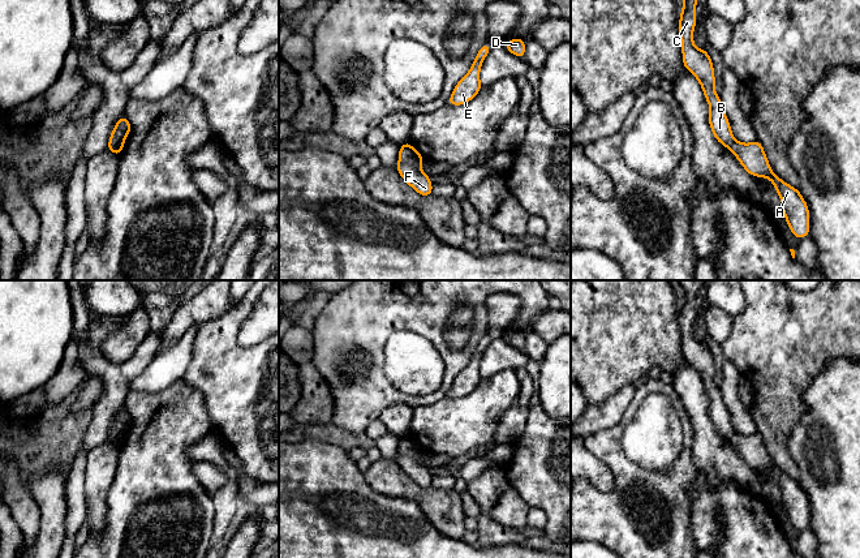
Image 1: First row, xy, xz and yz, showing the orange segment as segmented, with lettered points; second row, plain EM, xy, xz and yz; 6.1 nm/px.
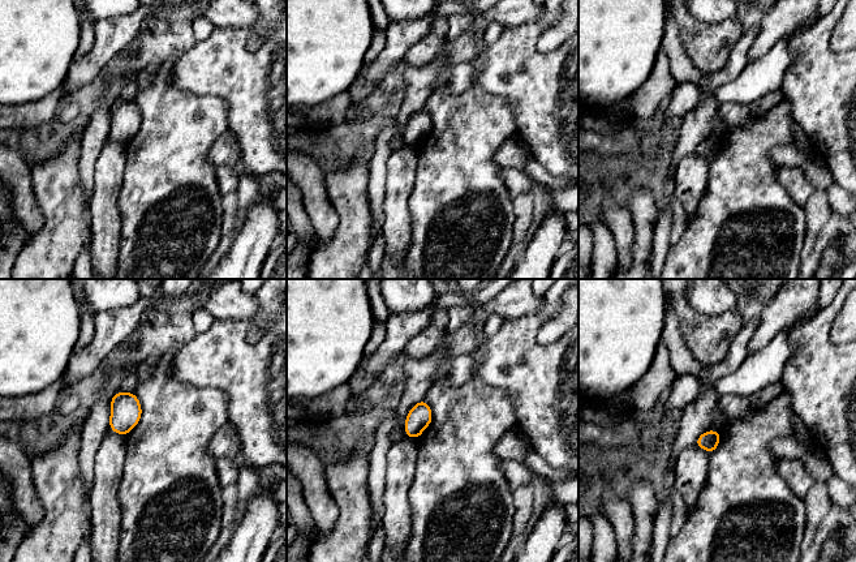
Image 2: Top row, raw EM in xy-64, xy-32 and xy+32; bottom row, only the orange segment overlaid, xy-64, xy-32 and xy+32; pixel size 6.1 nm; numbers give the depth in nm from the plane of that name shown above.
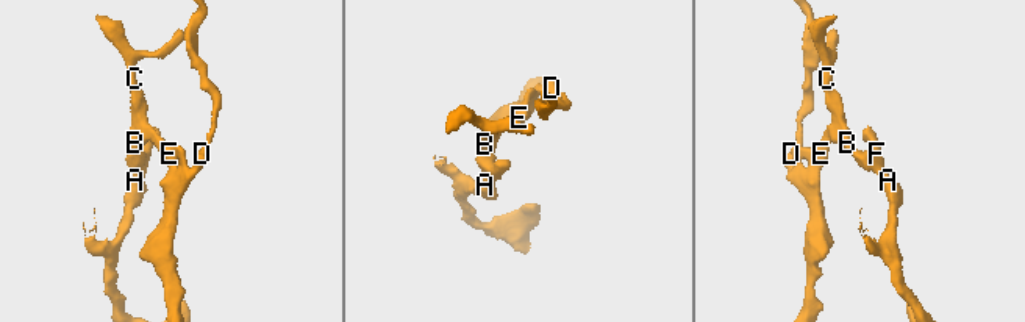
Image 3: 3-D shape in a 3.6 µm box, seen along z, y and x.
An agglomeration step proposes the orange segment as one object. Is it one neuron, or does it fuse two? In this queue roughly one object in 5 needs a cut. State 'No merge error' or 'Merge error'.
Merge error

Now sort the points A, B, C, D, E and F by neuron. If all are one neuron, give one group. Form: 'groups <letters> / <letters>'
groups A F / B C D E

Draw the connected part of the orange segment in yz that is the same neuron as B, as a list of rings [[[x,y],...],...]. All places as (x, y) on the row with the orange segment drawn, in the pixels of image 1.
[[[684,0],[684,7],[680,10],[679,34],[681,39],[683,65],[700,82],[704,95],[710,107],[709,125],[717,141],[730,147],[735,138],[730,126],[730,121],[722,107],[719,95],[714,90],[714,68],[708,50],[698,50],[693,43],[693,29],[696,26],[696,1]]]

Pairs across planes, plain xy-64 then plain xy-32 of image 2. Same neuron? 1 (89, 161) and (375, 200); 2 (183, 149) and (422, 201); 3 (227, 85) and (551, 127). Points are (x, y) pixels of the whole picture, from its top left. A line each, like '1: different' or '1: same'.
1: same
2: same
3: same

